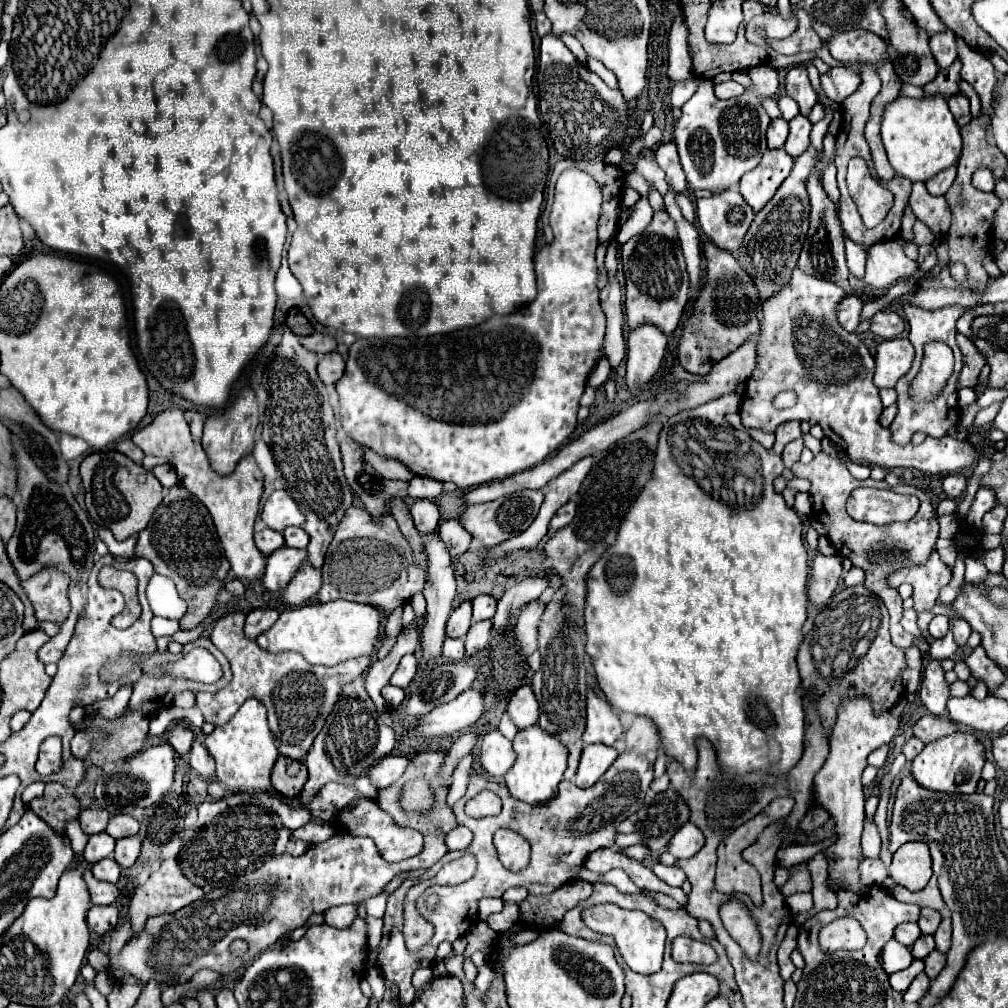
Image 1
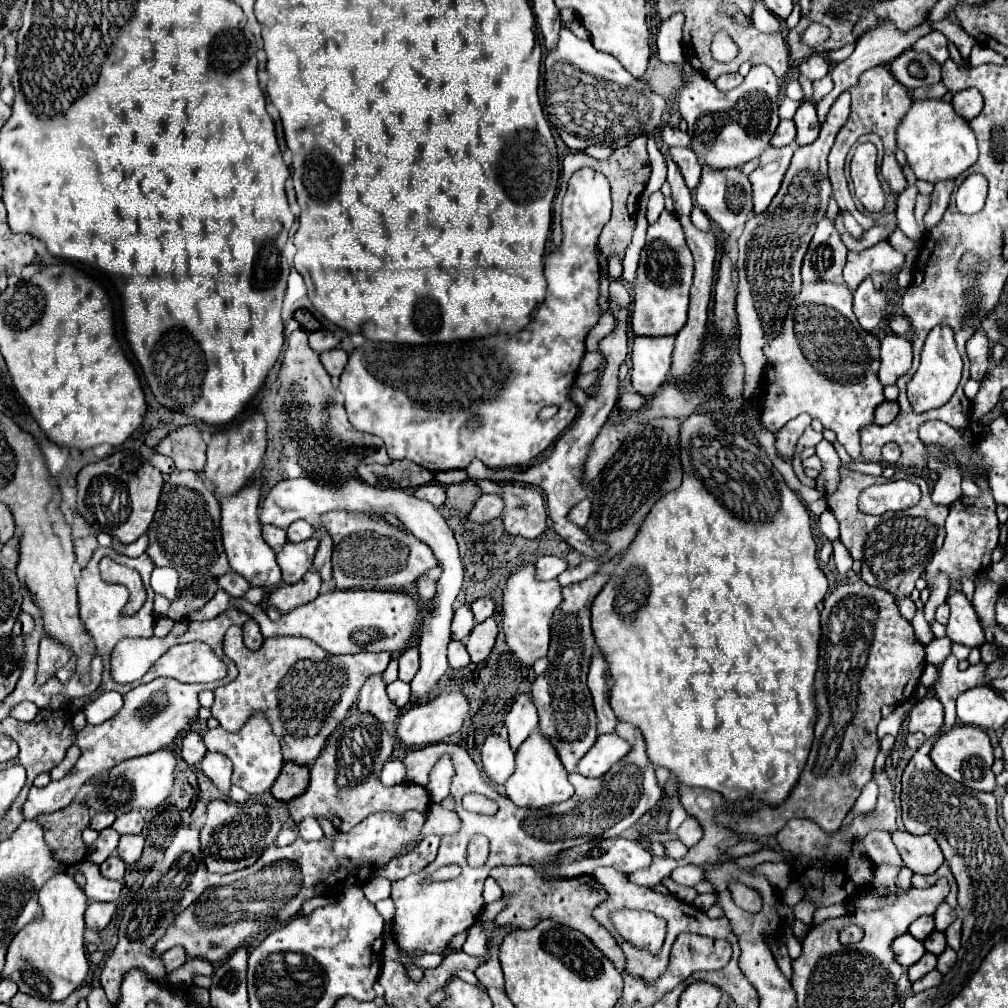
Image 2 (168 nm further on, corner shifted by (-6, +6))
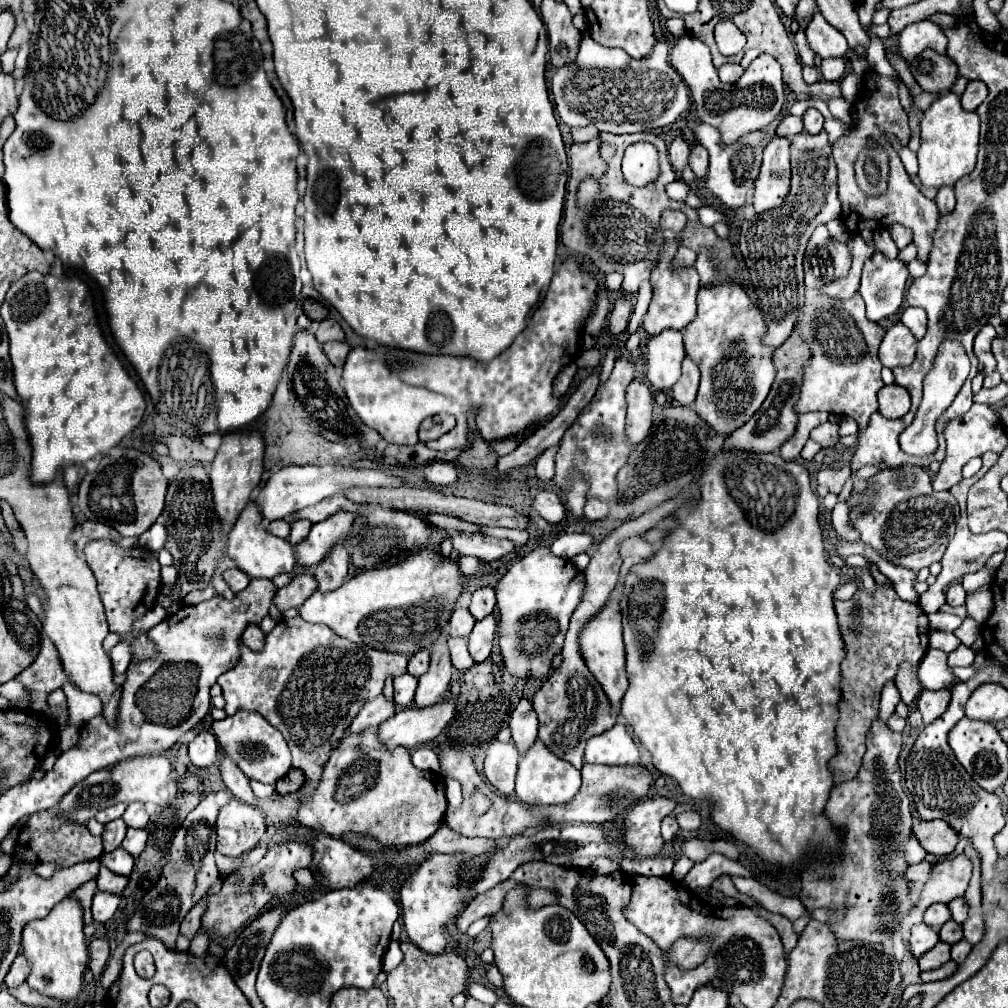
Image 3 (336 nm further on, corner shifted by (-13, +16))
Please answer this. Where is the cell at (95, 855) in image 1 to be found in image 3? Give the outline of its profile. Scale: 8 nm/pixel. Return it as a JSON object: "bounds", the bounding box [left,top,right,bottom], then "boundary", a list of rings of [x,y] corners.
{"bounds":[102,818,126,852],"boundary":[[[118,818],[118,820],[108,822],[108,824],[106,824],[106,828],[104,828],[104,834],[102,834],[104,850],[106,850],[106,852],[116,850],[116,848],[122,844],[124,836],[126,836],[126,824],[124,824],[124,820],[120,820],[120,818]]]}

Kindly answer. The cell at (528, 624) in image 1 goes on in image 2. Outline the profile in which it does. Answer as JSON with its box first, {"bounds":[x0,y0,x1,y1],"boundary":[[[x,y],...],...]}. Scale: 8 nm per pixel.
{"bounds":[503,566,561,664],"boundary":[[[525,566],[517,570],[505,586],[503,594],[503,628],[507,634],[507,646],[513,650],[513,654],[525,662],[533,664],[537,658],[543,658],[547,654],[551,630],[549,630],[549,618],[553,610],[561,604],[561,586],[557,580],[539,582],[535,580],[535,566]]]}

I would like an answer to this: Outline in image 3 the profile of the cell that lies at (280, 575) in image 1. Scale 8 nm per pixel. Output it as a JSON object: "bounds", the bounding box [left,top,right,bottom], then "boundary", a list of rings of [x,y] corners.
{"bounds":[294,512,356,566],"boundary":[[[336,512],[330,518],[314,524],[310,536],[302,544],[294,546],[298,564],[316,566],[318,562],[322,562],[330,554],[332,546],[348,538],[354,522],[356,522],[354,512]]]}

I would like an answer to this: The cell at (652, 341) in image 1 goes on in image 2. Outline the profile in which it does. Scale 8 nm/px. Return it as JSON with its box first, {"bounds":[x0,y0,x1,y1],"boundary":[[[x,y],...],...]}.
{"bounds":[631,336,675,396],"boundary":[[[637,336],[631,352],[631,382],[641,396],[653,396],[671,368],[675,336]]]}

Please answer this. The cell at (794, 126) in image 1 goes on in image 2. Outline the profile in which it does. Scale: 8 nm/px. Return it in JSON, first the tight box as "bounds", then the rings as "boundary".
{"bounds":[793,102,819,146],"boundary":[[[803,102],[797,108],[793,122],[797,126],[797,138],[795,138],[797,146],[815,142],[815,138],[819,136],[819,120],[817,120],[817,110],[813,102]]]}

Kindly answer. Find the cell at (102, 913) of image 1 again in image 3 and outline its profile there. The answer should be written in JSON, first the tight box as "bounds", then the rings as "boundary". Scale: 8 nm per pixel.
{"bounds":[92,890,120,922],"boundary":[[[98,890],[94,894],[94,900],[92,900],[92,918],[94,918],[94,922],[108,922],[116,912],[118,902],[120,902],[120,896]]]}

